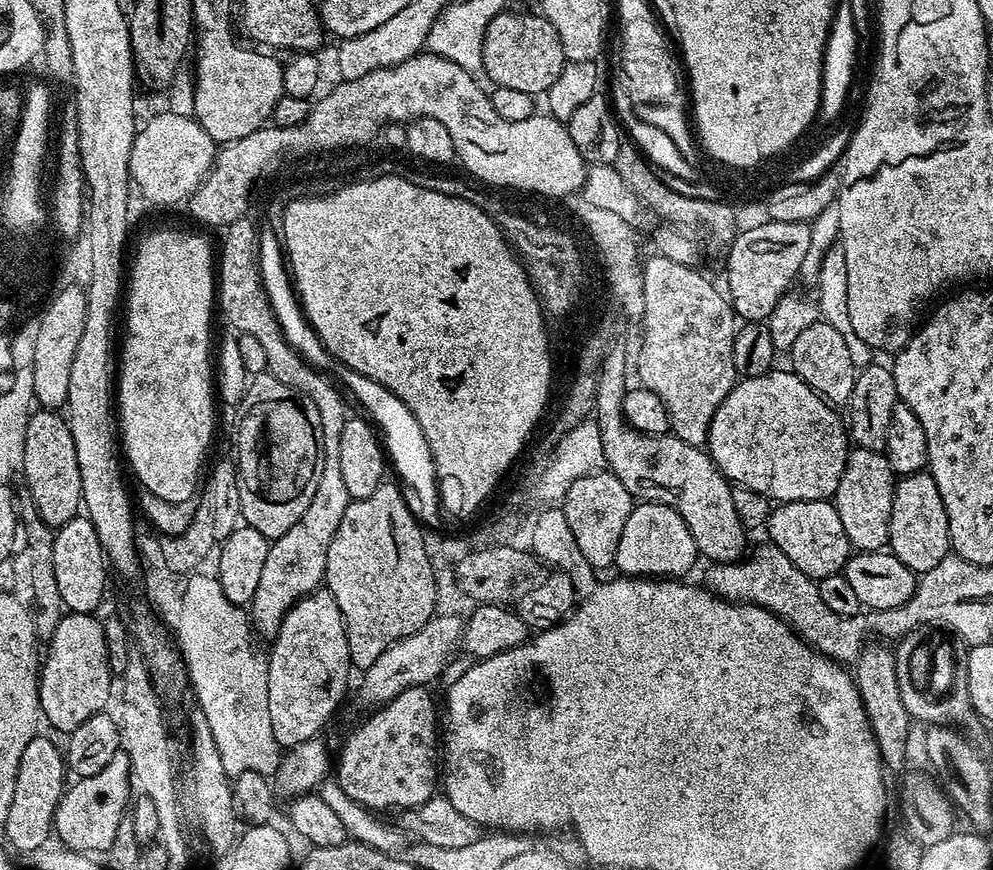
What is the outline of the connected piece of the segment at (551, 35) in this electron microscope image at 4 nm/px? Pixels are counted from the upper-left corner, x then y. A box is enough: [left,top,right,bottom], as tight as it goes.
[482,12,566,97]

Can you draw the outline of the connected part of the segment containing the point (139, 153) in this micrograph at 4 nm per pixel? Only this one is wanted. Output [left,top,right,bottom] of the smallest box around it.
[128,110,217,205]

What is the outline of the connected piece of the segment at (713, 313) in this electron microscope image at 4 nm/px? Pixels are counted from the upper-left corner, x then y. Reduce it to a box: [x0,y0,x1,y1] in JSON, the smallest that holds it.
[639,254,738,448]

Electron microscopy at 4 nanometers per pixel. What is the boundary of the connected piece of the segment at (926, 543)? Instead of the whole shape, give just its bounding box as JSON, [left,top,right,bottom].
[888,470,951,574]

